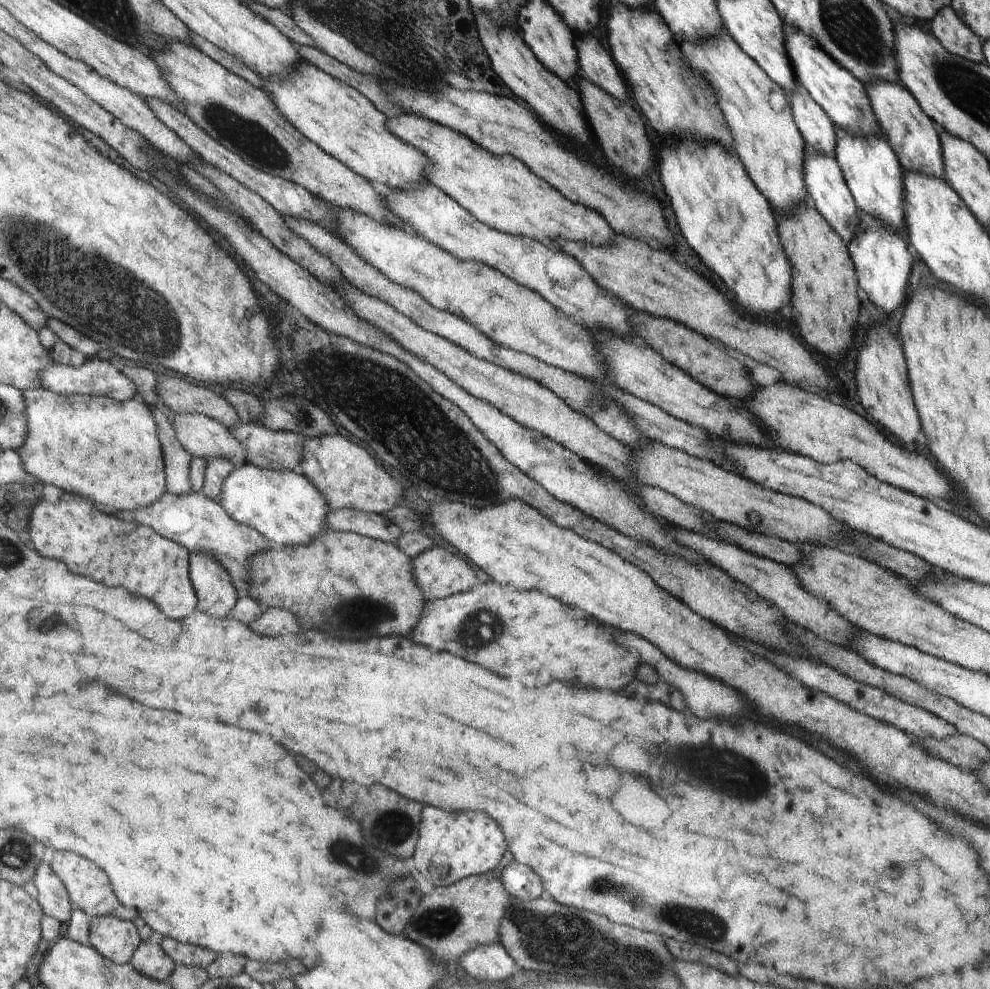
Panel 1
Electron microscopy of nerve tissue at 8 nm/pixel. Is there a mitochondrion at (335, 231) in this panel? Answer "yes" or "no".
no

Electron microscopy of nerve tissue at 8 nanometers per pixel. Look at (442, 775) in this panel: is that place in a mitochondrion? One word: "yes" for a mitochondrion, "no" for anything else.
no

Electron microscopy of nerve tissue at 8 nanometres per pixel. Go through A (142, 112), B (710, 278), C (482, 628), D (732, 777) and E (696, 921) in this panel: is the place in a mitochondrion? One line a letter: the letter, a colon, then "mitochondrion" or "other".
A: other
B: other
C: mitochondrion
D: mitochondrion
E: mitochondrion

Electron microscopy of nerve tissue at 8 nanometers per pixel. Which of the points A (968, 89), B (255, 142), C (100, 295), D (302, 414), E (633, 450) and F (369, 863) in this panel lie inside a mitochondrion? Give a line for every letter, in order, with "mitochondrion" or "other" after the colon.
A: mitochondrion
B: mitochondrion
C: mitochondrion
D: mitochondrion
E: other
F: mitochondrion

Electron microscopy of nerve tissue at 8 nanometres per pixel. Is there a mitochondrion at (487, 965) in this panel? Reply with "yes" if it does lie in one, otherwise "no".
no

